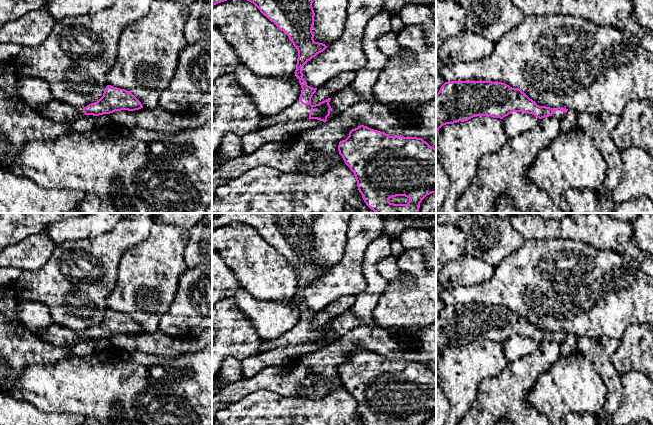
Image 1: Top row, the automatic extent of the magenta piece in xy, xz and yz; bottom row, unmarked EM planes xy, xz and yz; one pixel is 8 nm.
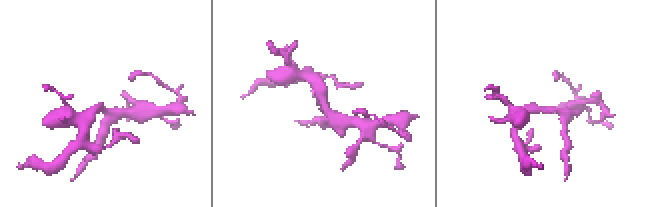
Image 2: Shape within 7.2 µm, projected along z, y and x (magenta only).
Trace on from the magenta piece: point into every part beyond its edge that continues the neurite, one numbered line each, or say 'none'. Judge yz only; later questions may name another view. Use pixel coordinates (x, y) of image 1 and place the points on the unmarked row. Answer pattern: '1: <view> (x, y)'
1: yz (558, 338)

